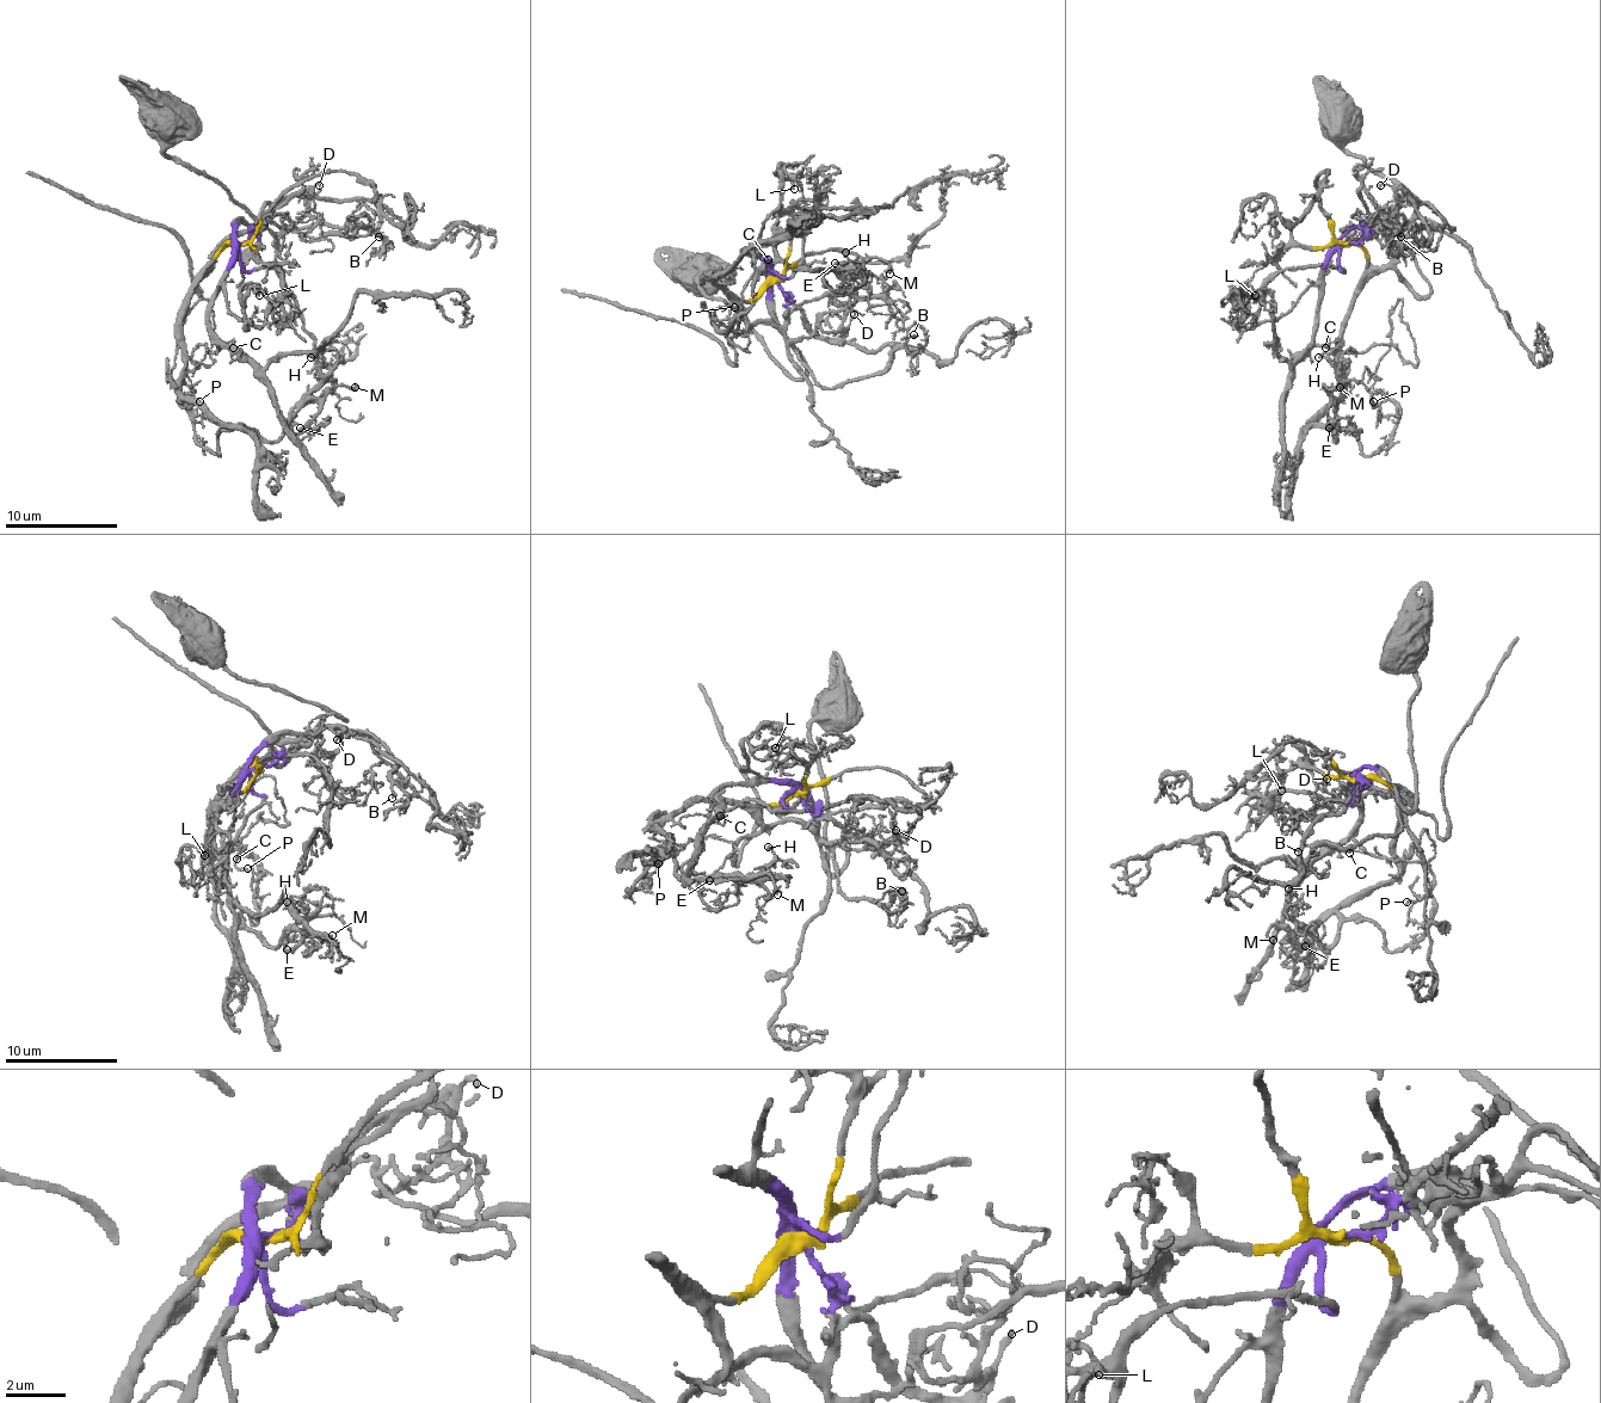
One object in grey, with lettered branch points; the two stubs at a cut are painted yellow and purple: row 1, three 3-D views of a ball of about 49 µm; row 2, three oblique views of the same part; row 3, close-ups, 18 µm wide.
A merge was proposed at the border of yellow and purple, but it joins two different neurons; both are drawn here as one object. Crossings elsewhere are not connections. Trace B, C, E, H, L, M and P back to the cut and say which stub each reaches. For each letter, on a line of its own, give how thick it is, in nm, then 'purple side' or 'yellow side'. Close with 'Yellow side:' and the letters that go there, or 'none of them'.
B: calibre 160 nm; purple side
C: calibre 170 nm; purple side
E: calibre 220 nm; yellow side
H: calibre 160 nm; yellow side
L: calibre 140 nm; purple side
M: calibre 280 nm; yellow side
P: calibre 160 nm; yellow side
Yellow side: E, H, M, P

